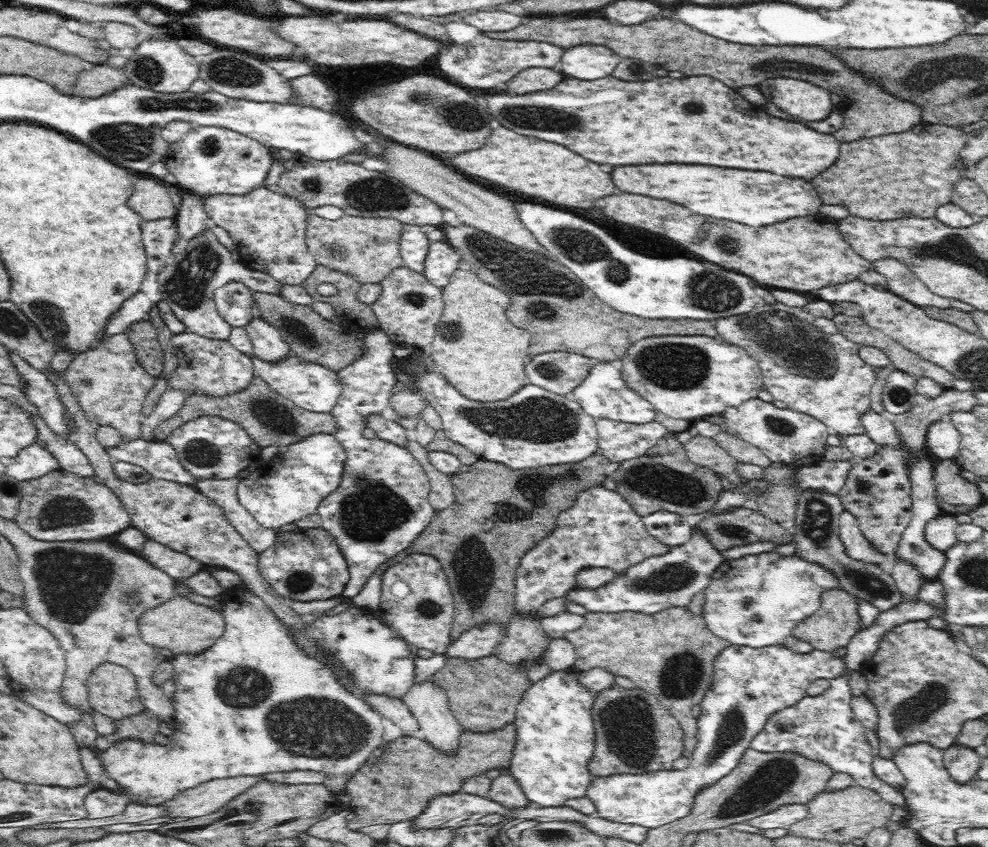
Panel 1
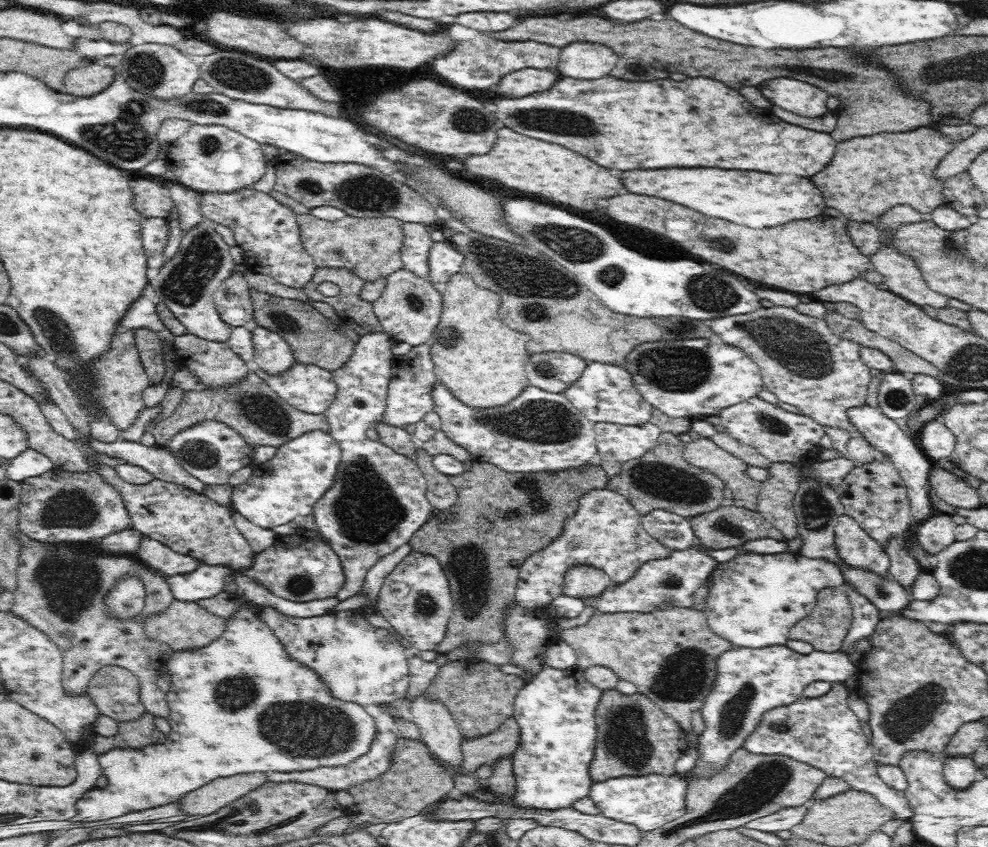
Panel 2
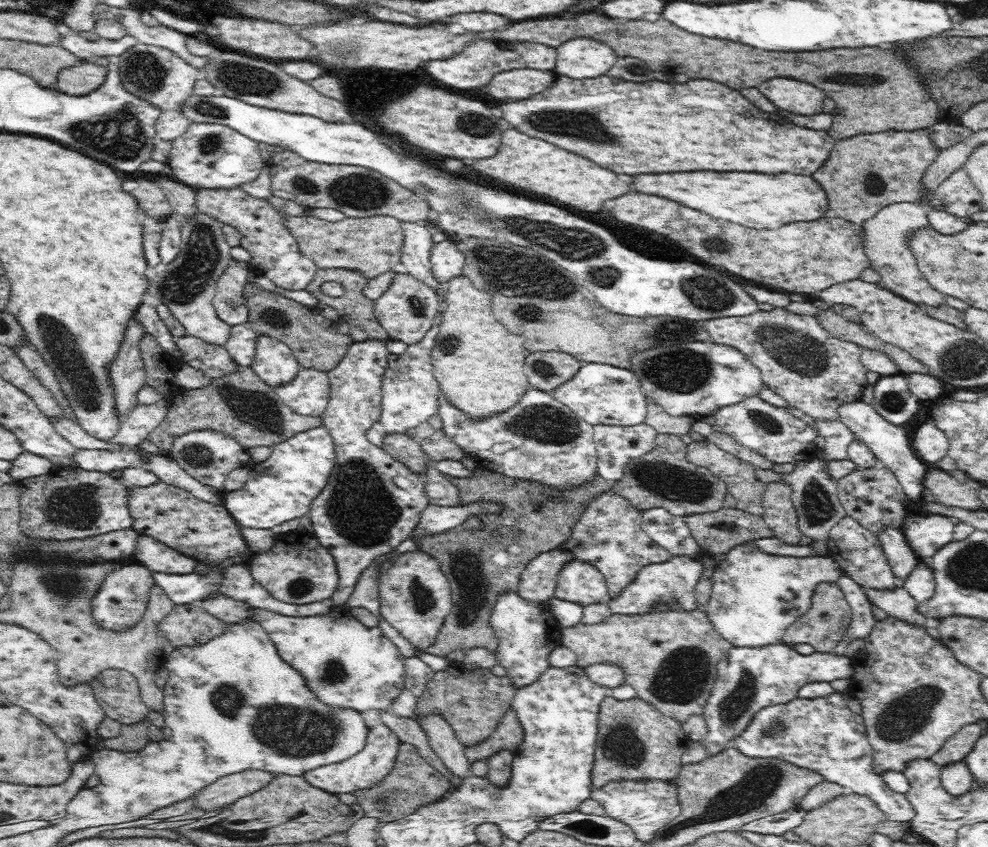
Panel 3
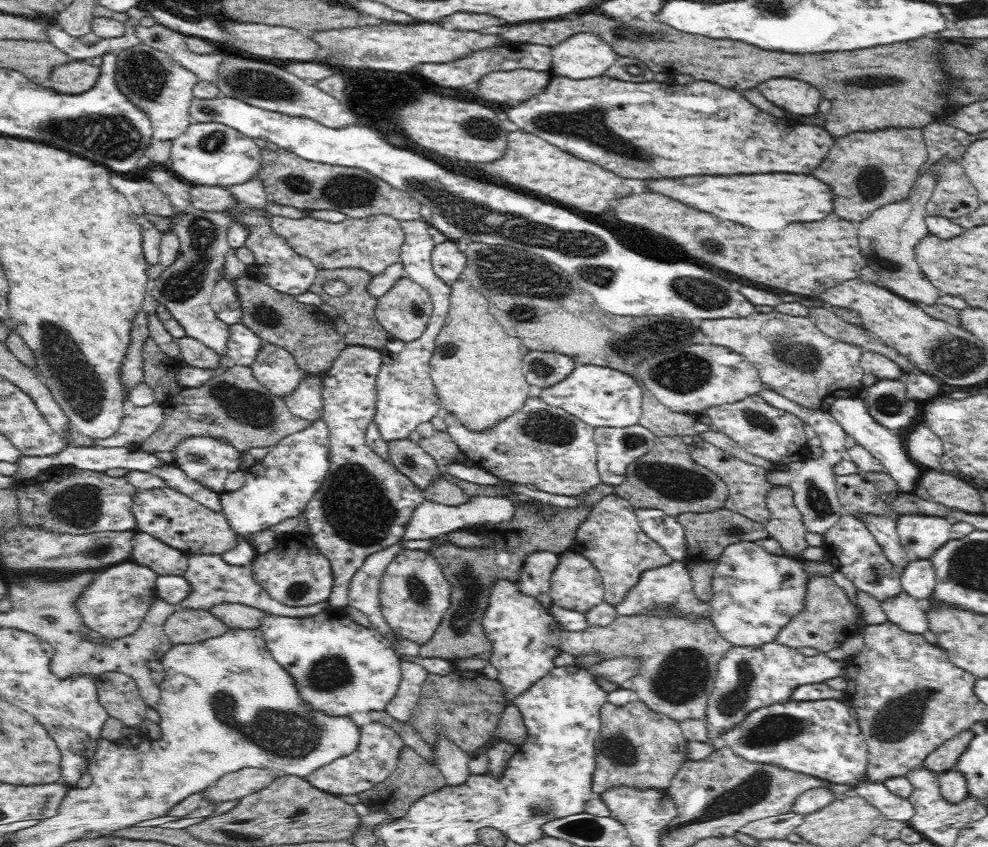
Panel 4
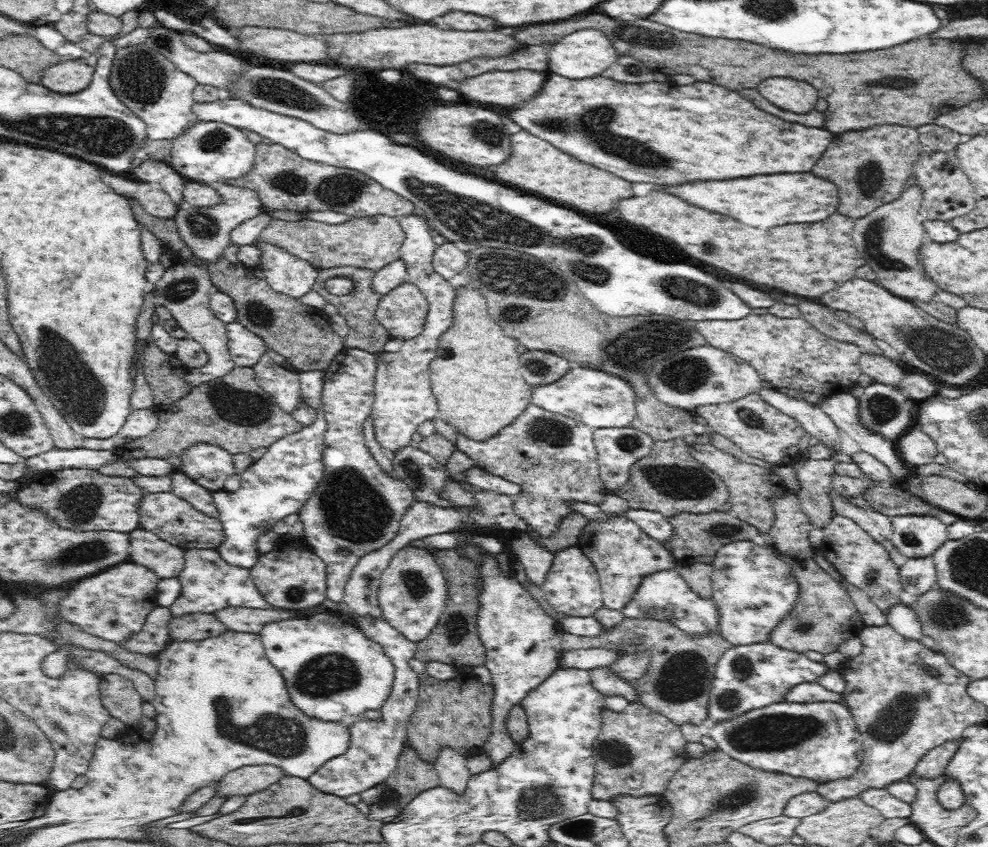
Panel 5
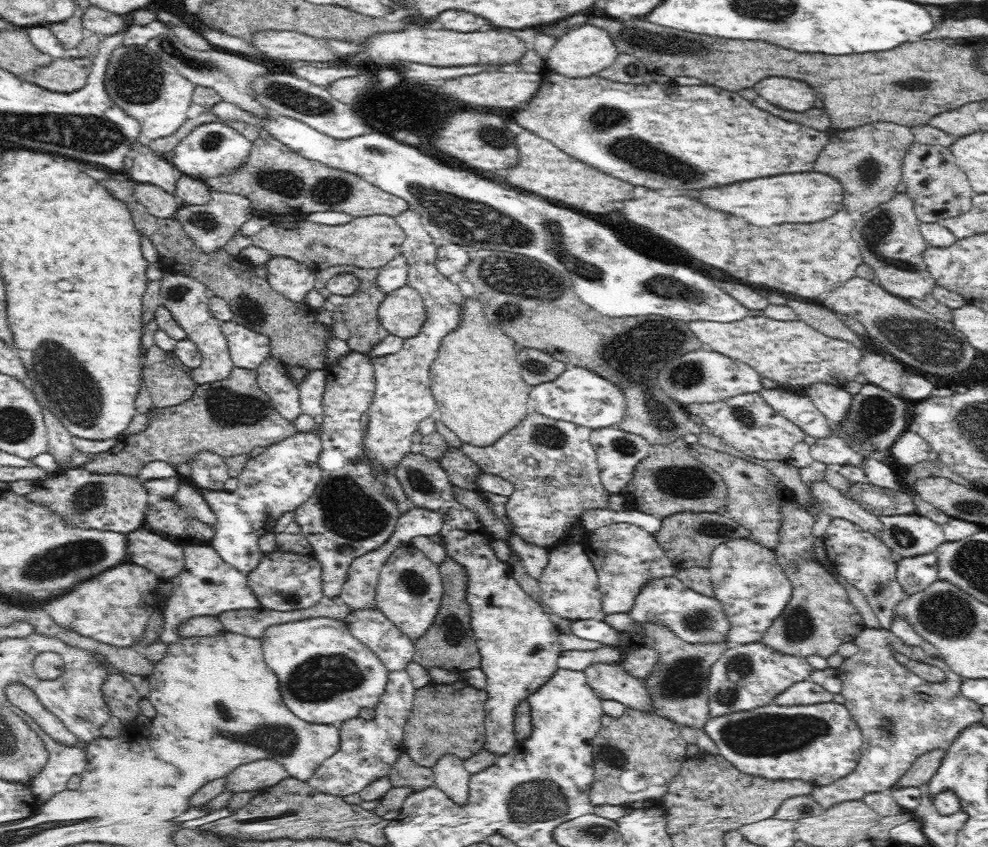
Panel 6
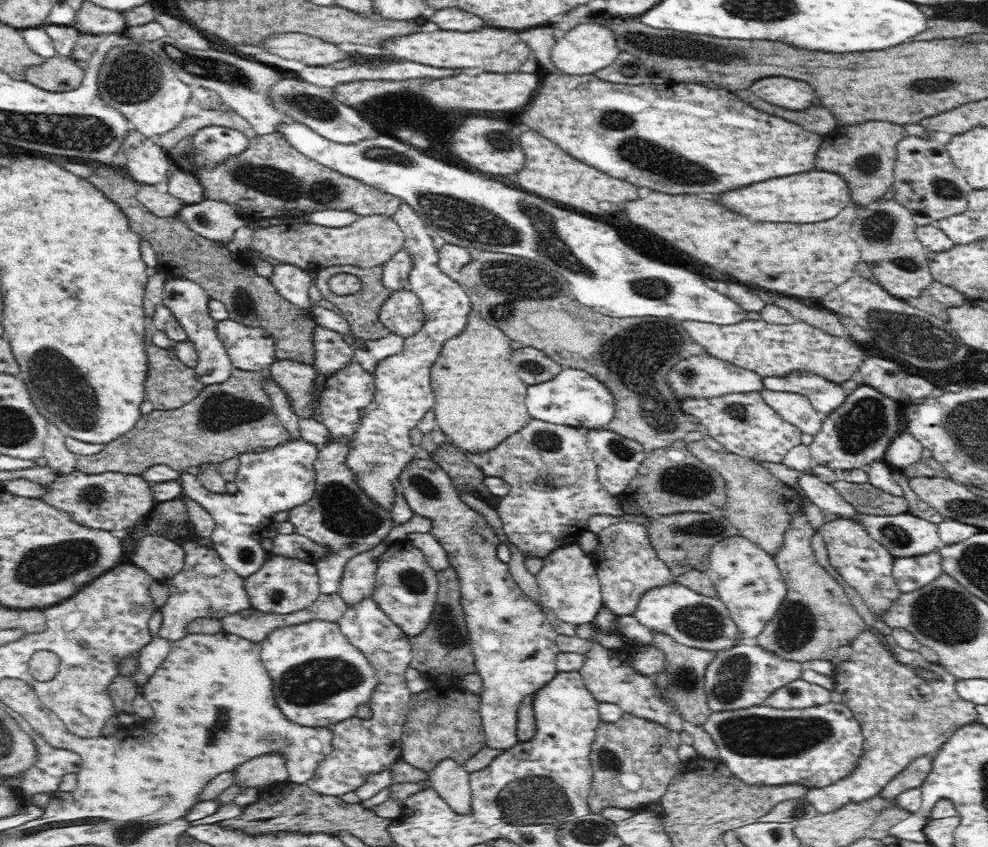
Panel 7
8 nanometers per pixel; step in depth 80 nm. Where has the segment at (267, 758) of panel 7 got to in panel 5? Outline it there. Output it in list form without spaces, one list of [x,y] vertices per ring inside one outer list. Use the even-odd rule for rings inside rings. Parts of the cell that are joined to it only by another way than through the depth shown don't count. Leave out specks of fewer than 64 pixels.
[[[276,765],[243,766],[228,772],[215,784],[217,797],[249,796],[278,782],[285,772]]]

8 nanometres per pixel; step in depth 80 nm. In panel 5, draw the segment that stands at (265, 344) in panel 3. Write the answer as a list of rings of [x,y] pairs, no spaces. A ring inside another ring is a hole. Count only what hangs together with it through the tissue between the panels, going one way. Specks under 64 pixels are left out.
[[[270,348],[251,368],[256,382],[272,396],[280,408],[290,413],[296,410],[301,396],[300,370],[293,367],[285,356],[278,355]]]

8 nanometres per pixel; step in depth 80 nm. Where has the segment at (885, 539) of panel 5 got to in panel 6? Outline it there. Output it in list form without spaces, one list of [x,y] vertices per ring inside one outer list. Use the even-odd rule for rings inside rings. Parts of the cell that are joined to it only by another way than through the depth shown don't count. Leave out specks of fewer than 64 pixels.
[[[826,481],[815,482],[811,490],[829,516],[848,520],[860,529],[871,532],[874,537],[880,537],[881,529],[884,528],[881,518],[860,507],[854,499],[830,486]]]

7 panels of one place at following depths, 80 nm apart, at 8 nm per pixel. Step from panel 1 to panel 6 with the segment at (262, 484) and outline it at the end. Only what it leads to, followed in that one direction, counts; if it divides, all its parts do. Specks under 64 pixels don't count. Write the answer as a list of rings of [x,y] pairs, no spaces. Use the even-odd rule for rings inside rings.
[[[324,369],[309,371],[307,376],[299,383],[299,399],[301,409],[308,412],[316,423],[322,426],[324,409],[322,406],[323,392],[326,386]],[[298,431],[294,436],[266,447],[258,457],[250,457],[237,476],[235,491],[201,489],[203,499],[217,517],[212,547],[221,559],[245,574],[258,567],[266,554],[260,548],[259,540],[273,532],[280,517],[300,508],[319,486],[321,470],[317,460],[321,452],[320,431]]]

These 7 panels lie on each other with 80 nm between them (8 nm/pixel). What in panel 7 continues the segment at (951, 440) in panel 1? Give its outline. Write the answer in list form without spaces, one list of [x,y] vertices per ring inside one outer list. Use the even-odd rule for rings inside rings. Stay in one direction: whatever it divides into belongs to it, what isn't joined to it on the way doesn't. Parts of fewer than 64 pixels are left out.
[[[900,432],[886,449],[883,461],[888,465],[892,464],[892,466],[904,469],[920,460],[924,449],[920,441],[914,439],[912,435]]]

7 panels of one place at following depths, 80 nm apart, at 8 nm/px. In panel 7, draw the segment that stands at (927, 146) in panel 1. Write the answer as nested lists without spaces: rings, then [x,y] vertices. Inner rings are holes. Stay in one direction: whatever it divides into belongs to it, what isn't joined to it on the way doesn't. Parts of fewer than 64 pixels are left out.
[[[866,121],[859,125],[838,125],[824,136],[816,155],[816,170],[838,173],[851,189],[852,206],[864,209],[882,200],[894,182],[897,144],[908,136],[902,125],[891,121]]]

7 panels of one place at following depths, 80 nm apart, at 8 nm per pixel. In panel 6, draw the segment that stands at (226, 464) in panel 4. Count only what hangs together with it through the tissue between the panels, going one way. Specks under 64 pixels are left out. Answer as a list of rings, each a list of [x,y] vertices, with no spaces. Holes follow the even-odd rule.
[[[196,452],[192,461],[188,463],[189,479],[200,489],[224,491],[224,484],[230,477],[224,459],[224,456],[216,455],[215,452]]]

